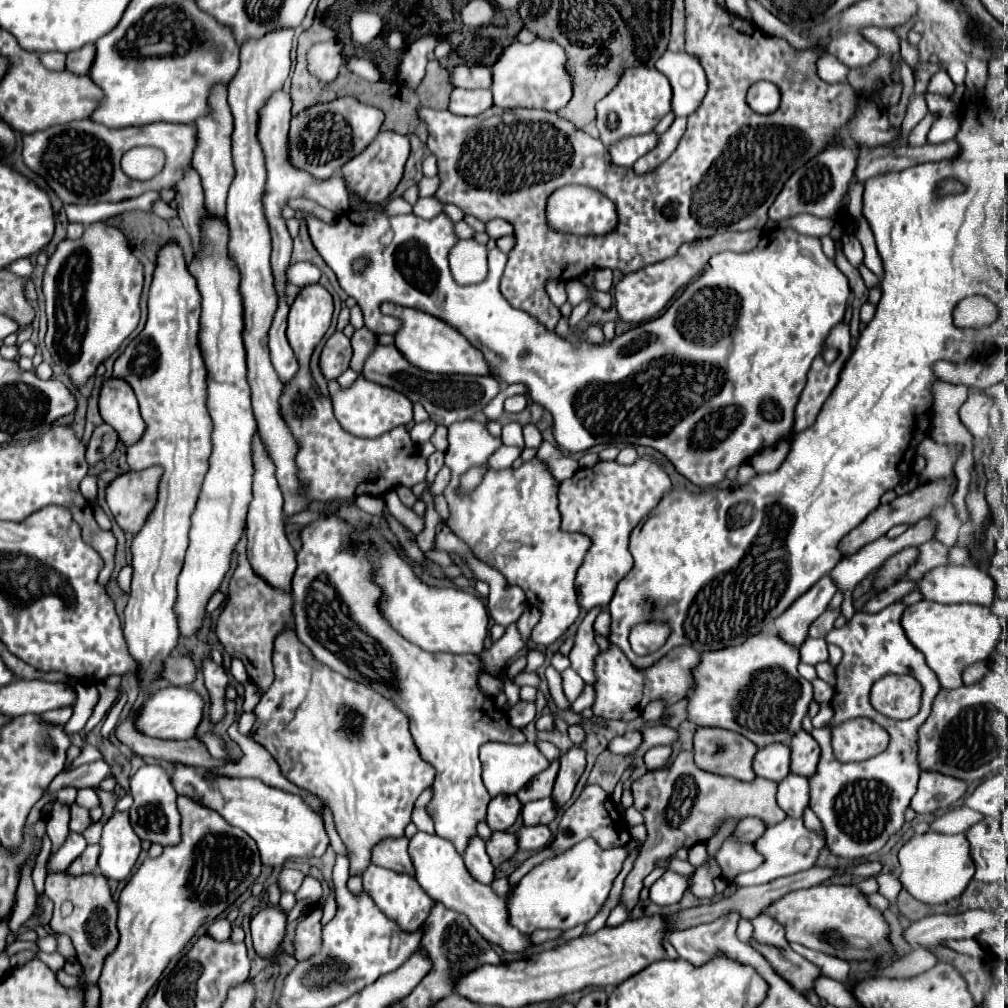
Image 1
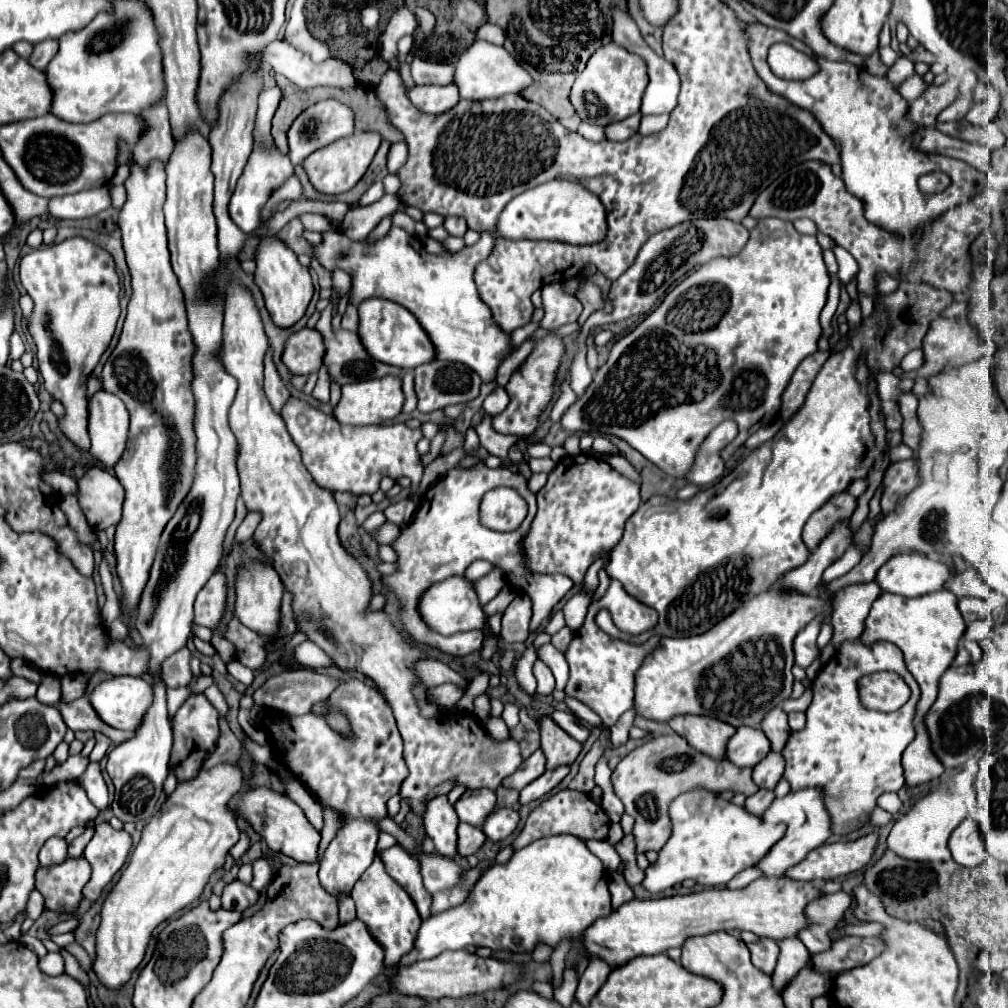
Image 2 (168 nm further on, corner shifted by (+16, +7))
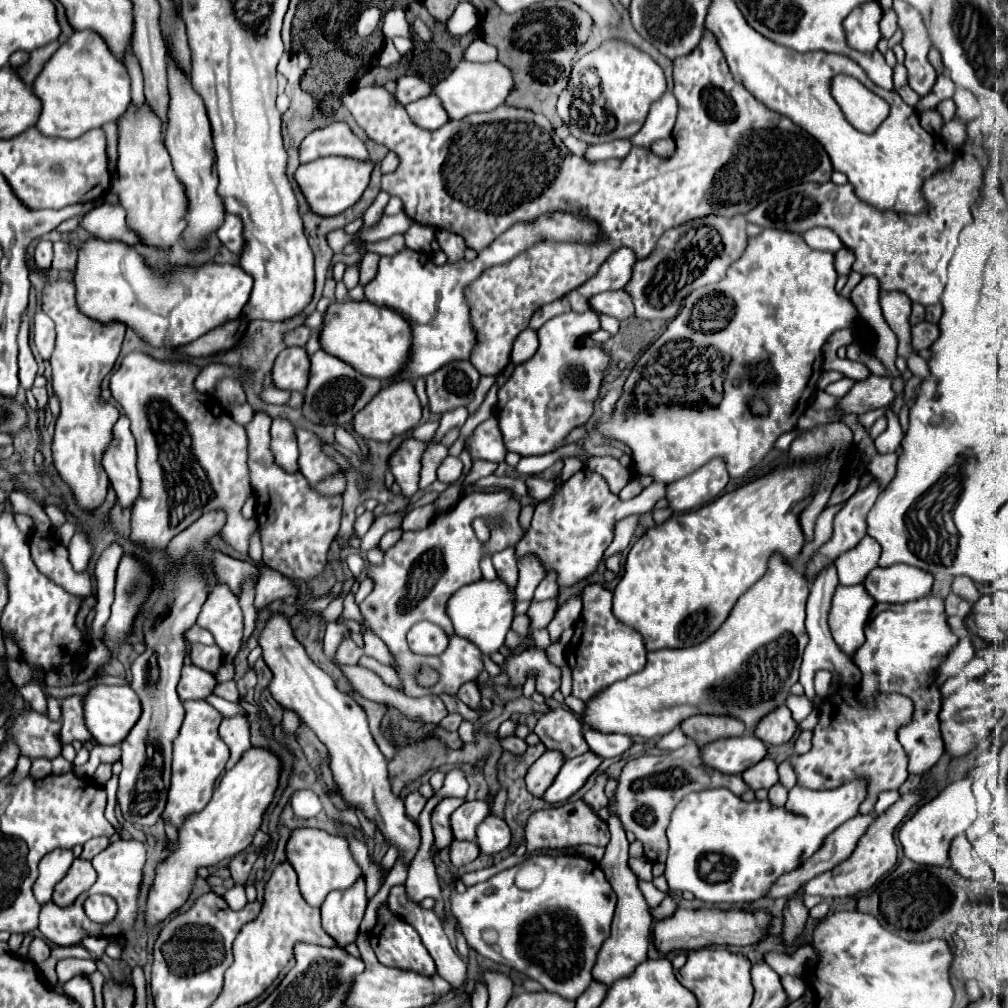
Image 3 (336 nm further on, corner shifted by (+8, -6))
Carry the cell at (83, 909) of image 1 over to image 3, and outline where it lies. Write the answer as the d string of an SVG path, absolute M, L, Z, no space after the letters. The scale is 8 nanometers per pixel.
M76 858L72 868L68 870L68 874L56 884L52 900L58 906L70 906L82 892L90 890L90 886L94 882L96 882L96 870L94 870L92 862Z

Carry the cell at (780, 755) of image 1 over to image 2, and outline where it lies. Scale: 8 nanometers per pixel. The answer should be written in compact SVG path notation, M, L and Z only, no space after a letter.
M738 727L728 739L726 759L738 767L754 767L770 751L768 737L764 731L754 727Z

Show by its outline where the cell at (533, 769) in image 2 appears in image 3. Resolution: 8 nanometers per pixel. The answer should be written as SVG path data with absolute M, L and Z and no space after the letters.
M544 752L528 770L526 774L526 784L528 784L528 792L534 794L536 798L540 798L550 784L554 782L554 778L558 776L560 768L564 764L564 756L560 752Z

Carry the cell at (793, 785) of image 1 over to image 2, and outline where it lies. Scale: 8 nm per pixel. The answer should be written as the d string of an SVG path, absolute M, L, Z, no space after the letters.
M770 751L760 763L754 765L752 779L754 779L754 783L756 783L758 787L774 789L782 775L784 775L784 759L782 759L780 753Z

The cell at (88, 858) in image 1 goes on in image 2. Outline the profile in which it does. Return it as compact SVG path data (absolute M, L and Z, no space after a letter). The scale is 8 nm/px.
M86 827L86 831L70 843L70 847L68 847L68 857L80 857L82 851L84 851L84 847L86 847L88 841L92 839L92 835L94 835L94 829L92 829L92 827Z

